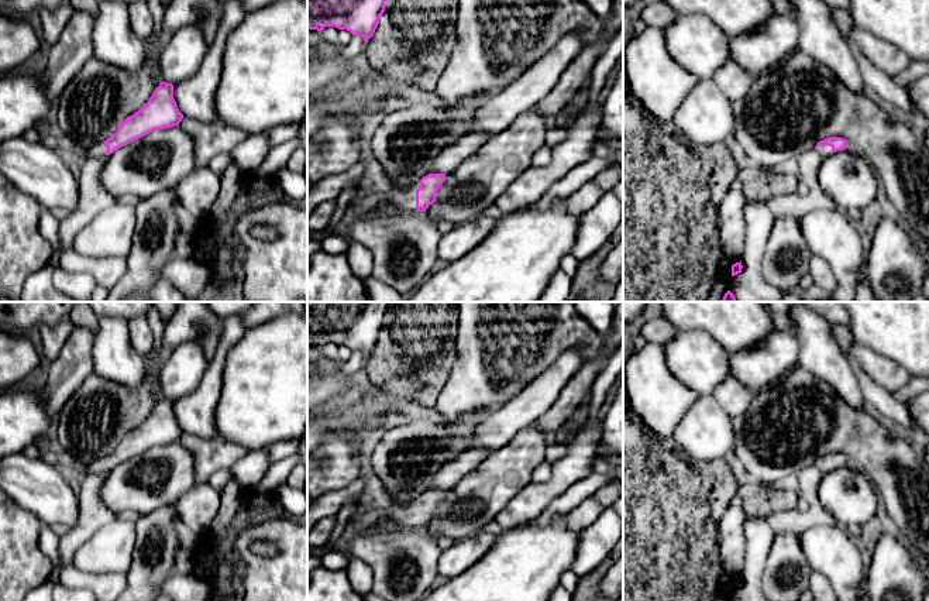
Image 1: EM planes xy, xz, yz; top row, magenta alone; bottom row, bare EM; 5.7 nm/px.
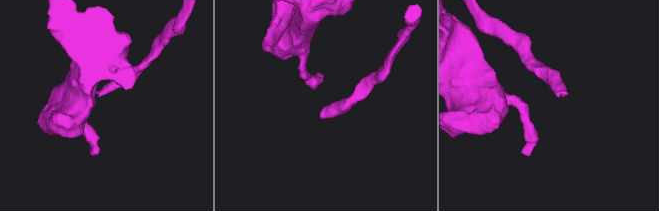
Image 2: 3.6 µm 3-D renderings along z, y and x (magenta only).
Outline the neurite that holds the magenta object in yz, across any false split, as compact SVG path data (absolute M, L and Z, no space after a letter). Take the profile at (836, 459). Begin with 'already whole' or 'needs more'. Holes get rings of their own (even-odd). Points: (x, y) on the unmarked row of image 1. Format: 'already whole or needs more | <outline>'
needs more | M828 453L819 457L815 466L822 471L822 474L830 473L835 468L849 464L849 460L842 453Z

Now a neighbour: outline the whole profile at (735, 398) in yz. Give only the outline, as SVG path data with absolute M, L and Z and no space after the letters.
M732 375L712 392L712 396L729 413L730 418L743 416L750 406L753 395L754 392L747 389Z

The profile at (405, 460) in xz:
M498 408L445 425L420 419L386 430L367 463L379 495L385 502L405 504L429 491L438 468L474 447L476 426Z

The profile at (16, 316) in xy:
M0 302L0 327L25 333L41 324L54 326L70 310L76 302Z

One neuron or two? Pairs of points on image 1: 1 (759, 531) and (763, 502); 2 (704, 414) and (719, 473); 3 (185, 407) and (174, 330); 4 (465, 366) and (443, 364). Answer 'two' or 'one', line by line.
1: two
2: two
3: two
4: two

